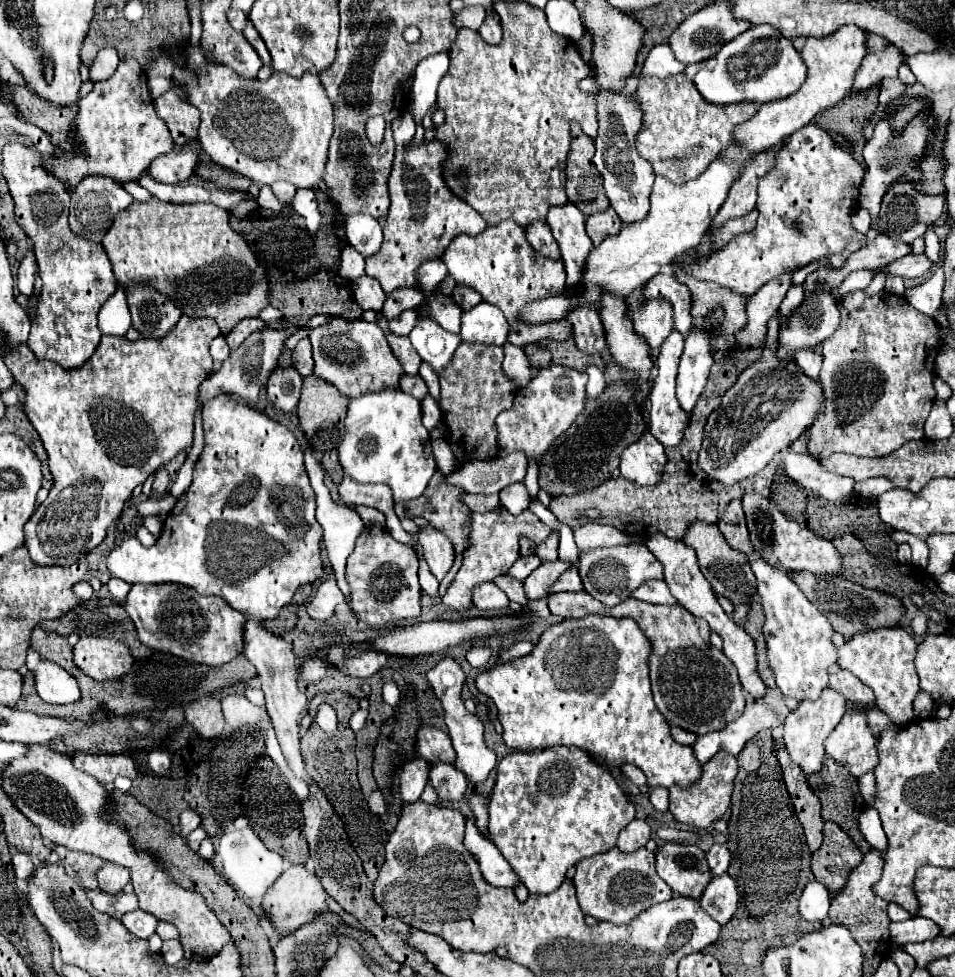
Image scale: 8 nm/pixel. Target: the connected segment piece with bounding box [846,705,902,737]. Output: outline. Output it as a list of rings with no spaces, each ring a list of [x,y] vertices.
[[[848,705],[846,711],[848,711],[848,713],[850,713],[850,711],[862,711],[862,713],[866,715],[866,723],[868,723],[868,727],[870,727],[870,733],[876,735],[876,737],[880,737],[880,733],[886,731],[886,729],[898,731],[898,729],[902,727],[902,725],[892,723],[892,721],[888,719],[888,715],[882,715],[882,711],[878,709],[878,705]]]

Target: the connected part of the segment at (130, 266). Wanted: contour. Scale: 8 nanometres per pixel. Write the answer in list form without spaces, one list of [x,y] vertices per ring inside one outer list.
[[[156,197],[148,201],[134,201],[126,211],[122,211],[114,219],[114,225],[102,239],[102,247],[112,263],[112,271],[120,287],[126,289],[132,285],[132,277],[142,277],[136,283],[146,283],[158,289],[158,293],[166,295],[182,313],[202,311],[204,317],[216,319],[222,337],[226,337],[236,323],[240,323],[246,317],[258,317],[258,313],[266,305],[270,305],[266,267],[262,267],[256,261],[244,237],[230,227],[228,211],[222,207],[210,203],[162,203]]]

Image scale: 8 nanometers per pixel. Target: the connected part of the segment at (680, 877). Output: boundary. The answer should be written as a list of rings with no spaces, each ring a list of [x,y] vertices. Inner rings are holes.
[[[664,843],[656,851],[656,871],[674,893],[690,899],[700,899],[712,879],[706,855],[696,845]]]

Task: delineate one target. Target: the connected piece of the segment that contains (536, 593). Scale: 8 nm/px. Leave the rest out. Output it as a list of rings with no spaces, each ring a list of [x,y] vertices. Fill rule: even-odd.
[[[554,561],[554,563],[542,563],[538,569],[534,569],[526,581],[524,581],[524,591],[526,591],[526,601],[538,601],[542,597],[548,597],[550,587],[556,583],[556,579],[568,569],[570,565],[564,561]]]

